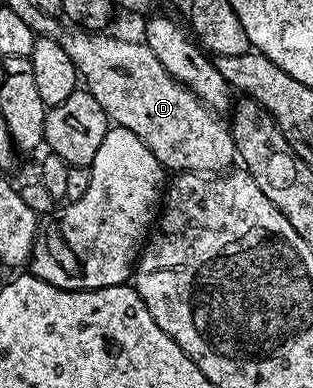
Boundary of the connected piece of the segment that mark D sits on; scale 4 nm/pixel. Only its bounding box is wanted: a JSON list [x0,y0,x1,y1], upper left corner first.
[58,32,236,172]

